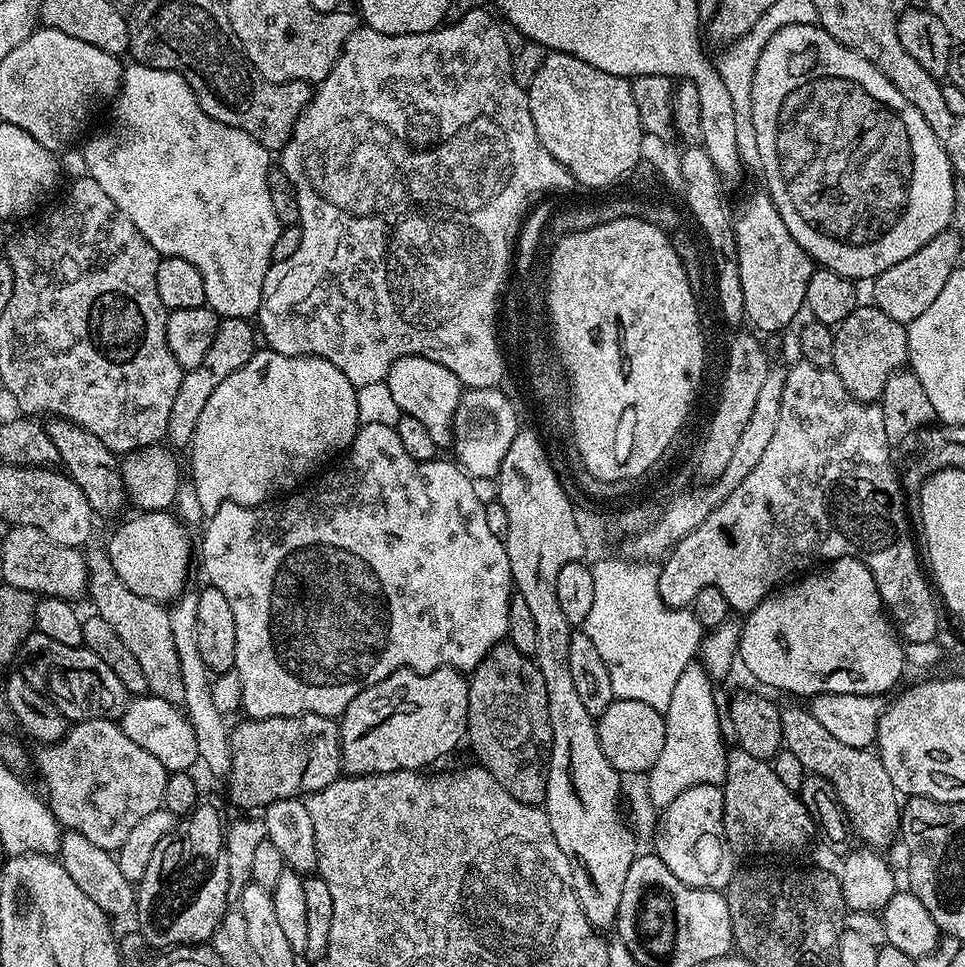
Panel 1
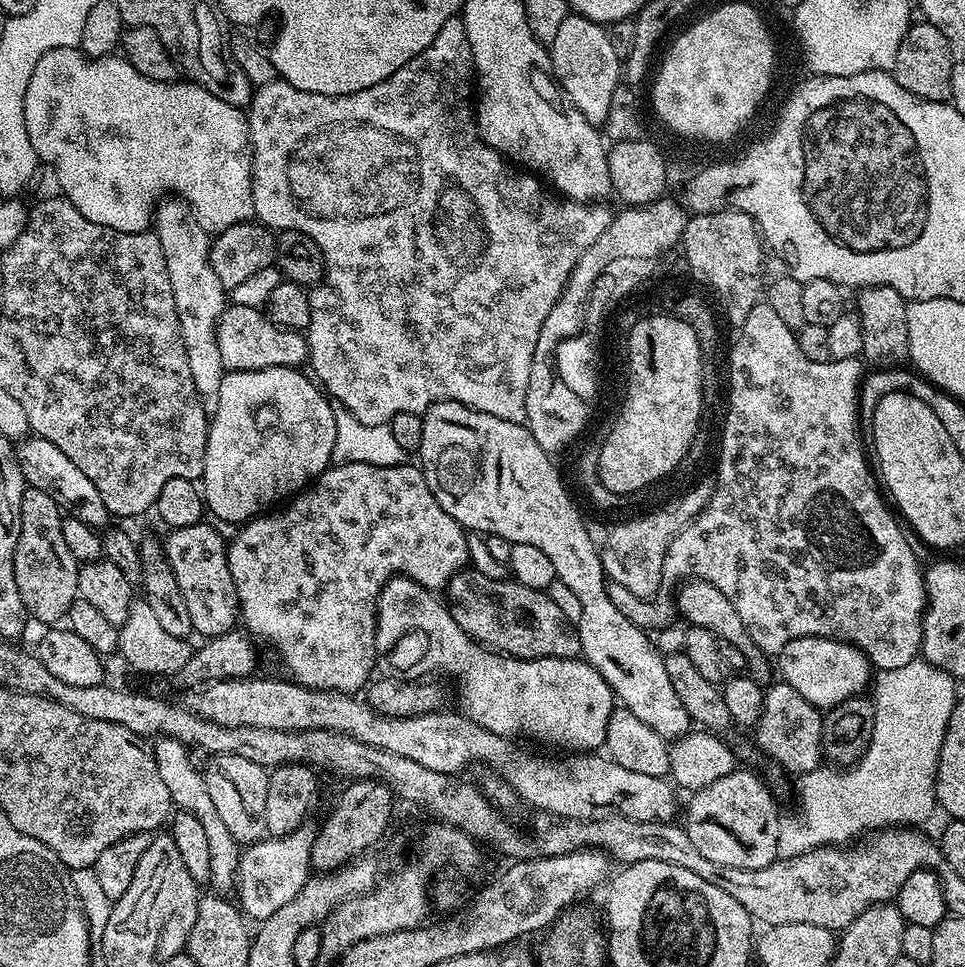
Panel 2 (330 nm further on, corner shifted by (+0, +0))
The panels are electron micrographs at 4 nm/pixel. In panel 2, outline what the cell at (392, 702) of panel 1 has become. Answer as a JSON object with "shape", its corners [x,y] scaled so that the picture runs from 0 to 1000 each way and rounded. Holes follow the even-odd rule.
{"shape":[[[411,594],[405,596],[403,600],[396,606],[394,617],[390,624],[390,687],[392,688],[399,700],[413,701],[416,703],[434,704],[436,701],[448,701],[453,695],[456,699],[473,699],[473,720],[477,723],[476,731],[483,737],[485,744],[491,746],[495,751],[499,751],[504,755],[508,755],[517,761],[525,761],[535,763],[540,757],[543,761],[552,761],[555,765],[565,765],[568,769],[582,769],[589,774],[613,774],[609,776],[618,776],[627,768],[629,759],[629,749],[632,747],[633,738],[636,733],[636,719],[625,701],[624,697],[617,692],[617,689],[610,687],[604,680],[594,680],[583,683],[582,680],[558,680],[556,683],[536,683],[533,678],[523,678],[519,675],[509,673],[499,666],[493,665],[489,659],[483,656],[483,651],[479,651],[479,647],[475,647],[475,643],[470,643],[470,639],[466,635],[463,624],[459,619],[456,620],[451,611],[446,608],[438,608],[433,602],[429,602],[424,596]]]}

